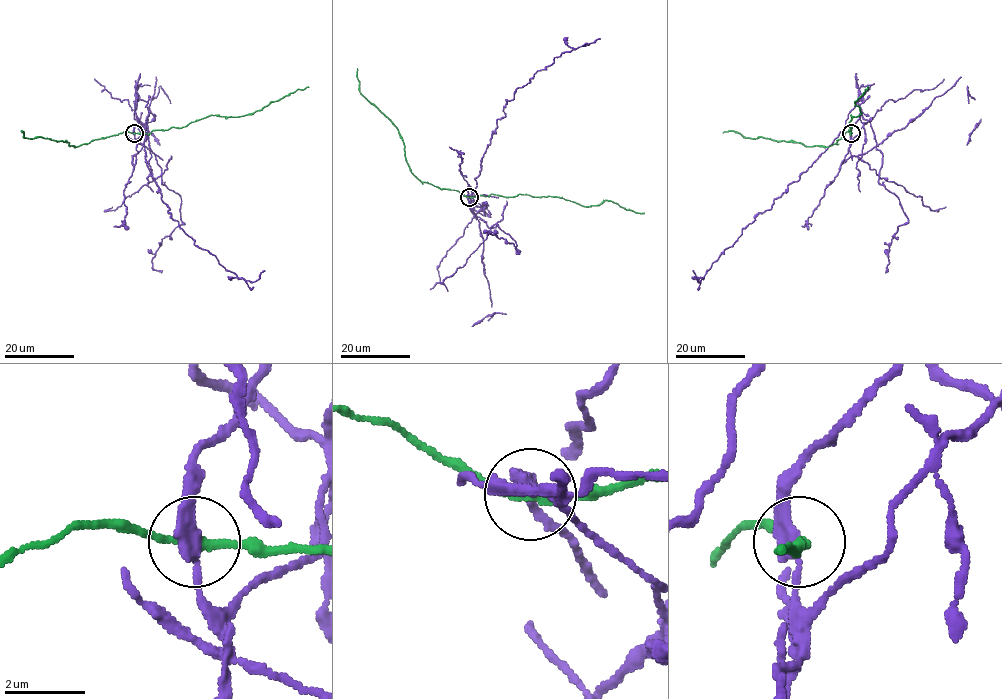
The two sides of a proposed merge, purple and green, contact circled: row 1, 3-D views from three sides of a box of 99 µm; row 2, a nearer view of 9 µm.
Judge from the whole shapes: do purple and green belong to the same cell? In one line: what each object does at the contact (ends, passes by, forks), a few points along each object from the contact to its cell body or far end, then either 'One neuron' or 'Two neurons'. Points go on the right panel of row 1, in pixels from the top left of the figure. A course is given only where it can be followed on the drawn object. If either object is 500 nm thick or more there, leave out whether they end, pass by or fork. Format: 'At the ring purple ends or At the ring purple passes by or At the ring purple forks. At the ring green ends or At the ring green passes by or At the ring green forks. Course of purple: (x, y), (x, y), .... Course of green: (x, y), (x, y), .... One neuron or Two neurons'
At the ring purple passes by. At the ring green passes by. Course of purple: (851, 133), (851, 138), (868, 121), (858, 103), (838, 136), (771, 208), (744, 228), (698, 282), (692, 270). Course of green: (851, 133), (848, 130), (851, 127), (851, 115), (860, 114), (855, 102), (868, 87). Two neurons

